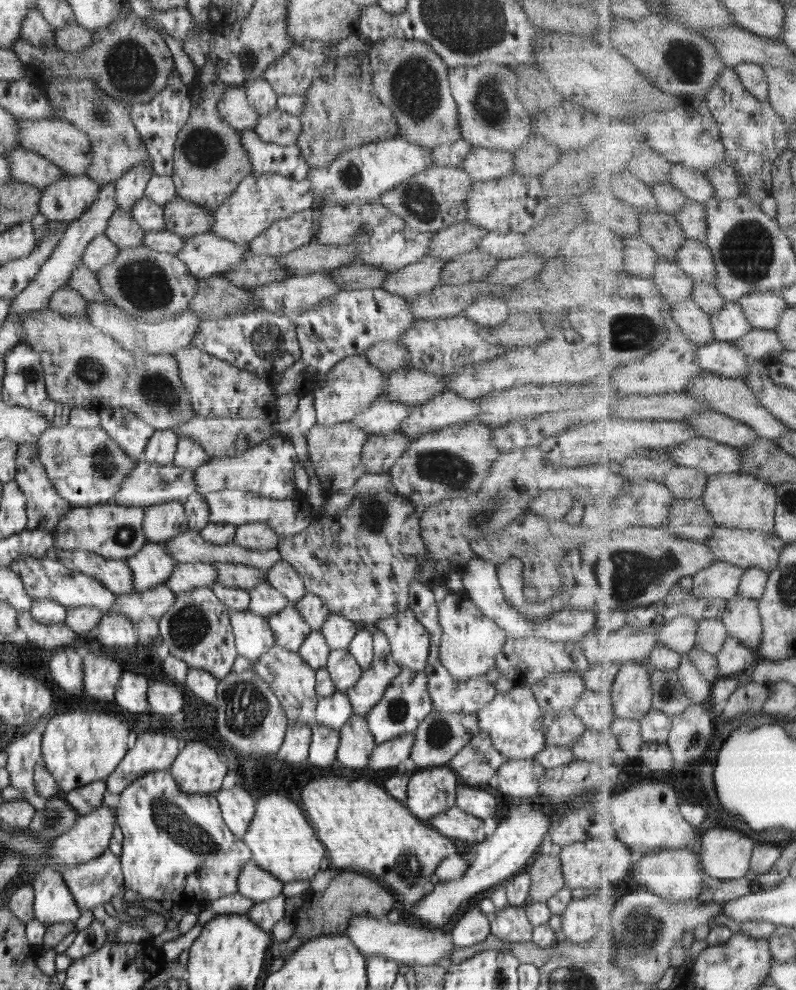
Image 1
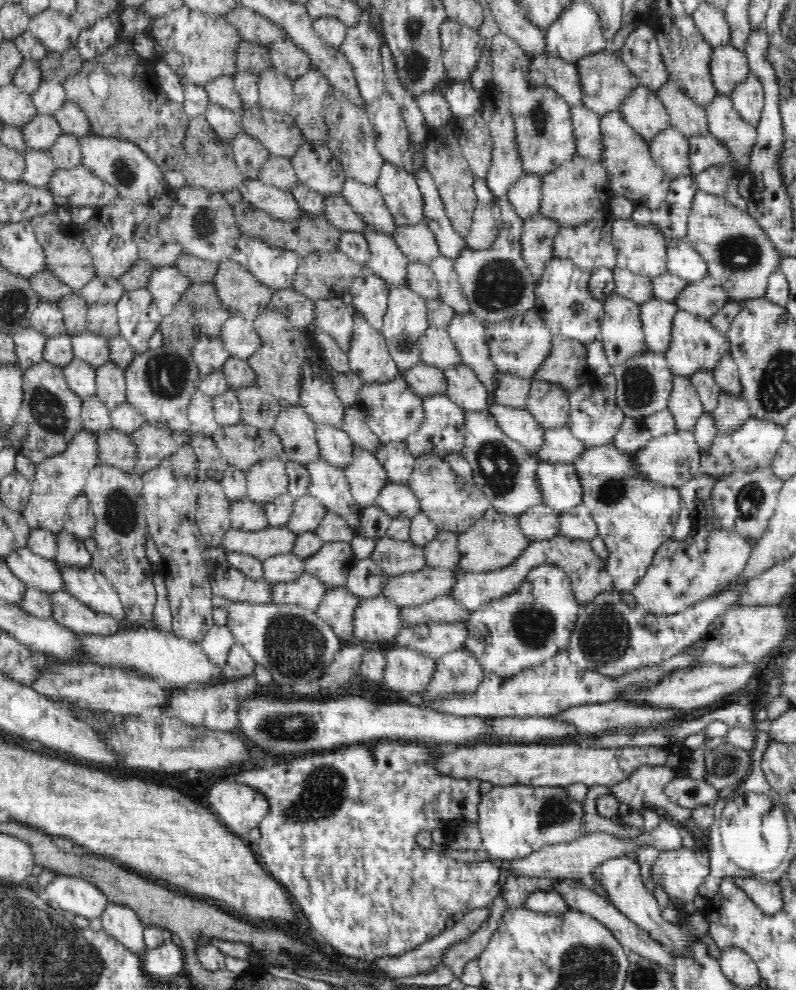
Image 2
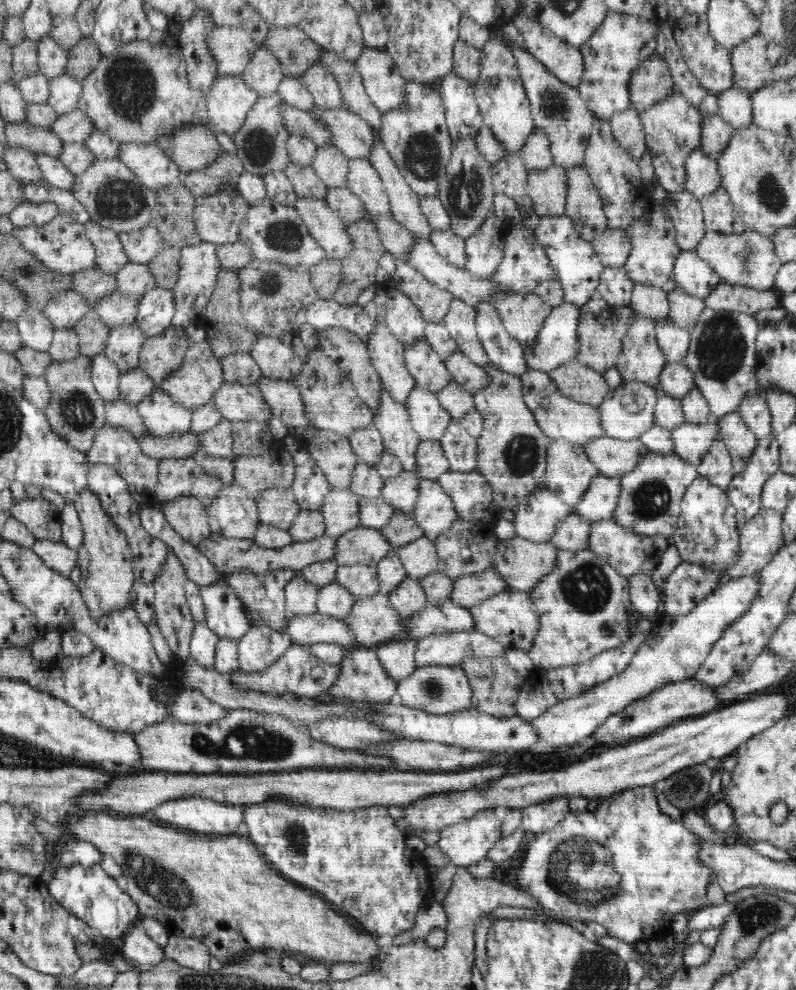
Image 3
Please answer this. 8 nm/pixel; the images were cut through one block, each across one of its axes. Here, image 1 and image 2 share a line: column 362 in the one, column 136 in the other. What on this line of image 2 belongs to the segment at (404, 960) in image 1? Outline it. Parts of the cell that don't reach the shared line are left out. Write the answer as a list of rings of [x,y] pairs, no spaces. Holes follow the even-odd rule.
[[[109,902],[100,920],[103,930],[130,952],[141,954],[146,949],[143,938],[145,926],[131,908]]]

